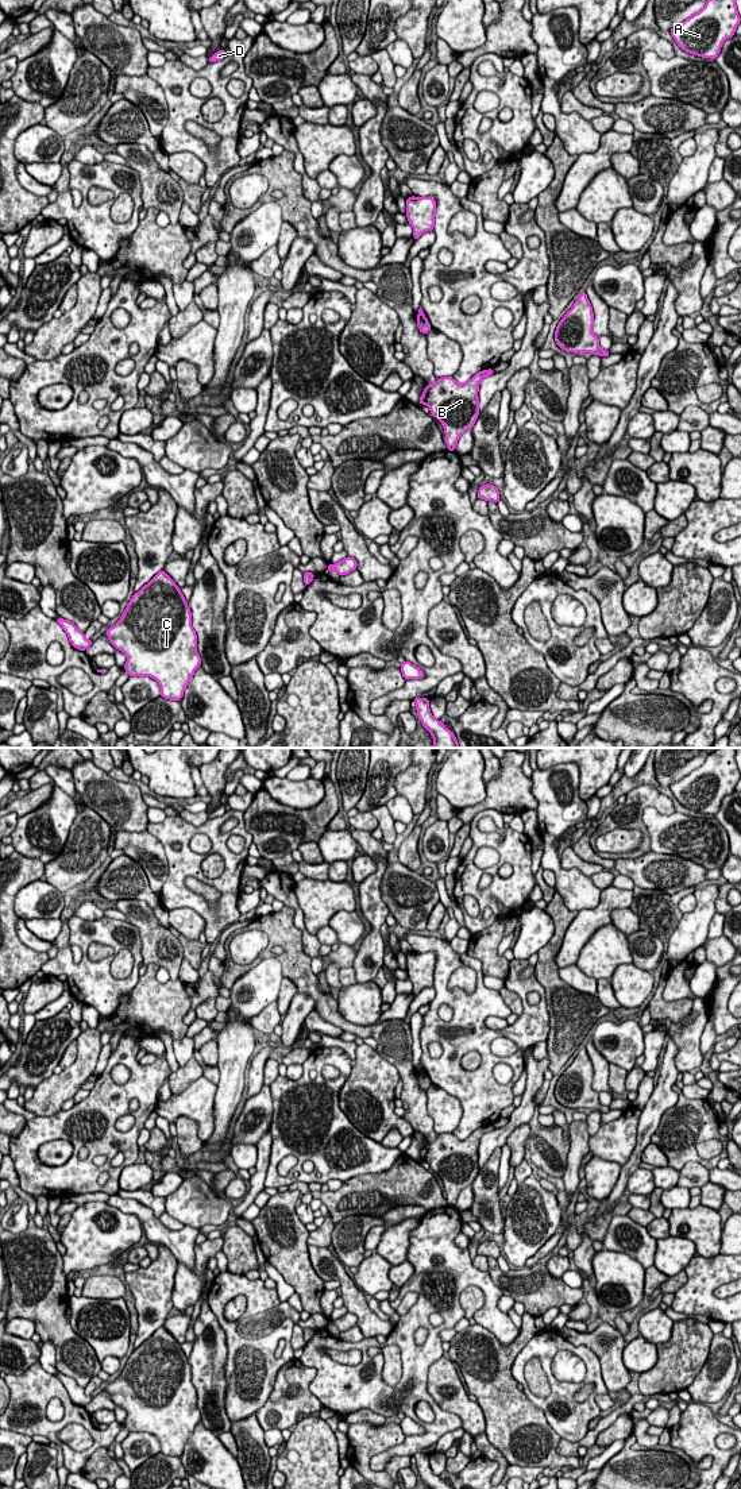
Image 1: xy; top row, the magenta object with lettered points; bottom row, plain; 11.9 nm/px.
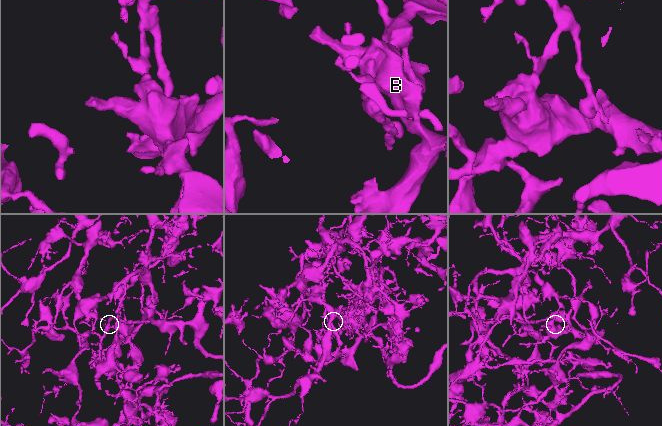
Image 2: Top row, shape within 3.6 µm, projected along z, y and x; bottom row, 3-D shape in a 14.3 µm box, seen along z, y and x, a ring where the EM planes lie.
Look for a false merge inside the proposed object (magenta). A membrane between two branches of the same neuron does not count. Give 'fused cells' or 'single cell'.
fused cells

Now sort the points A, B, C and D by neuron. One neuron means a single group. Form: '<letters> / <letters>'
A C D / B

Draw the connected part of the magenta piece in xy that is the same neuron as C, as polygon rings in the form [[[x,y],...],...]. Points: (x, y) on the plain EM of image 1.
[[[165,1326],[134,1349],[120,1376],[104,1390],[127,1412],[128,1432],[155,1435],[165,1455],[181,1457],[201,1422],[190,1365]]]

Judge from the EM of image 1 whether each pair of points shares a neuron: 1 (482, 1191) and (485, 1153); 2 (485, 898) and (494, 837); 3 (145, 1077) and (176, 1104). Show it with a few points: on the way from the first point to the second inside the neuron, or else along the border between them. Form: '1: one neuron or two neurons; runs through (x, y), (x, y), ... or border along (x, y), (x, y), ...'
1: two neurons; border along (501, 1146), (493, 1152), (479, 1169)
2: one neuron; runs through (496, 883), (494, 868), (502, 860), (502, 852)
3: two neurons; border along (159, 1100), (154, 1110)

